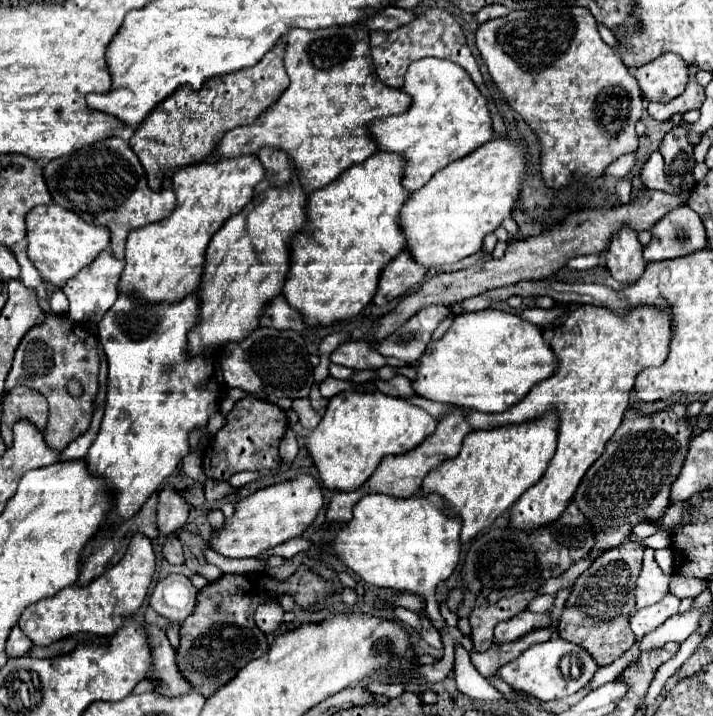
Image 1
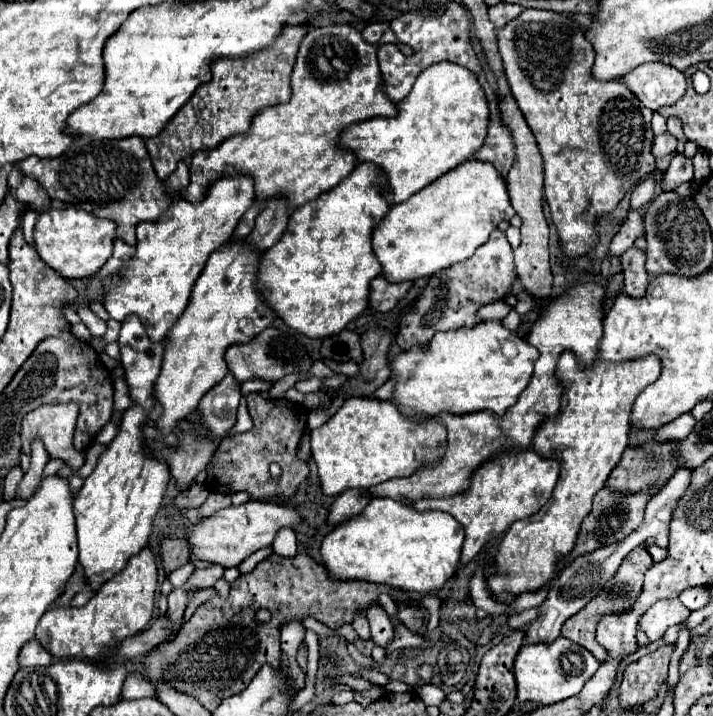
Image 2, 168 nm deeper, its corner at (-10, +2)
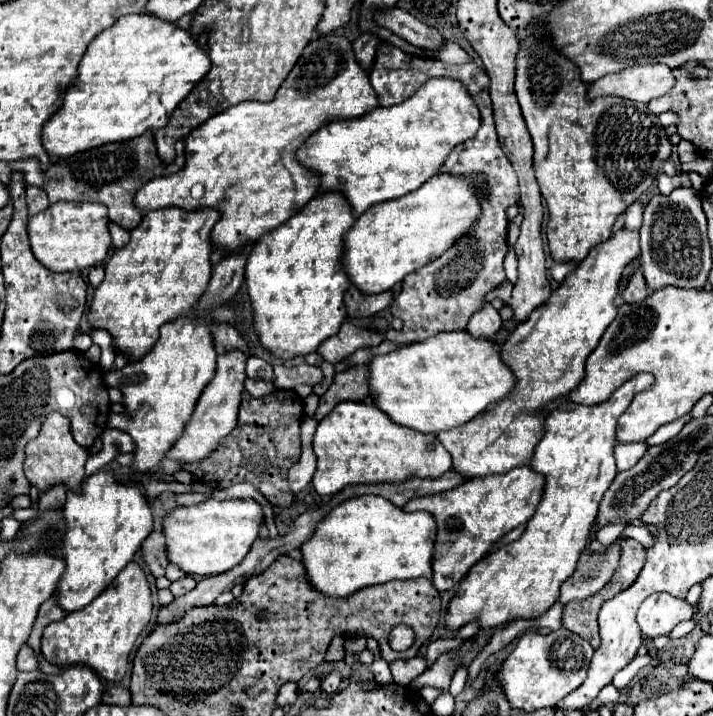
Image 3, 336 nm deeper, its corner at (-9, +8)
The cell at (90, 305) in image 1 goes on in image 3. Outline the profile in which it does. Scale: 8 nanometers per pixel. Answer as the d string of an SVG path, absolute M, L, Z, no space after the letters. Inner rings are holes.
M109 223L109 231L111 231L111 237L113 237L113 247L125 247L129 243L129 231L127 229L121 229L121 225L113 225Z

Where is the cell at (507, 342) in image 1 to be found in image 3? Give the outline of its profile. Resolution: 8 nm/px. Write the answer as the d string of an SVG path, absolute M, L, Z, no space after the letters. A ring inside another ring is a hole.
M465 331L439 333L425 341L403 345L393 353L375 355L369 361L369 395L373 403L385 411L393 423L423 433L439 433L471 421L475 415L483 413L487 405L507 397L513 387L515 377L499 359L499 349L489 339L473 339Z

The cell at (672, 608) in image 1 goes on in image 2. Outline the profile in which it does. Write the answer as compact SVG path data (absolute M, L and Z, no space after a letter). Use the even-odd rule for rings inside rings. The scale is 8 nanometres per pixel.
M662 599L662 601L656 601L642 615L640 627L648 635L650 641L660 641L668 627L686 621L688 615L690 615L690 611L686 607L682 607L682 603L678 599Z

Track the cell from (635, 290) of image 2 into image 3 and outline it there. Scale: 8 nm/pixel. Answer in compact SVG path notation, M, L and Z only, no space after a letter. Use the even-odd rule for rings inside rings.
M637 269L635 275L631 277L629 285L621 293L621 297L623 297L625 303L637 303L637 301L643 301L645 297L649 297L649 293L651 291L649 291L649 287L647 287L647 283L643 279L643 273L641 273L641 269Z

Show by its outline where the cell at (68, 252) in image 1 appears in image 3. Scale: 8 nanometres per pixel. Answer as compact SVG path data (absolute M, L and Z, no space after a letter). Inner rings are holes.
M59 201L29 217L27 233L33 255L51 271L87 271L105 261L111 249L107 209L101 203Z

